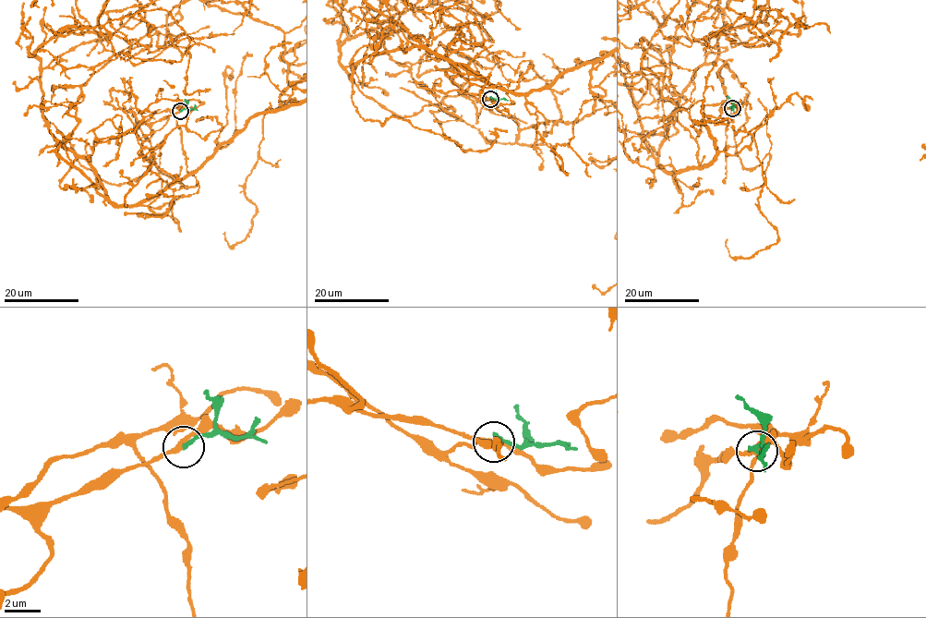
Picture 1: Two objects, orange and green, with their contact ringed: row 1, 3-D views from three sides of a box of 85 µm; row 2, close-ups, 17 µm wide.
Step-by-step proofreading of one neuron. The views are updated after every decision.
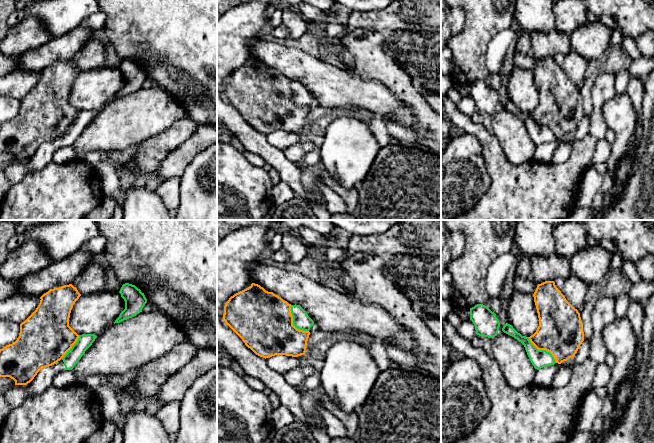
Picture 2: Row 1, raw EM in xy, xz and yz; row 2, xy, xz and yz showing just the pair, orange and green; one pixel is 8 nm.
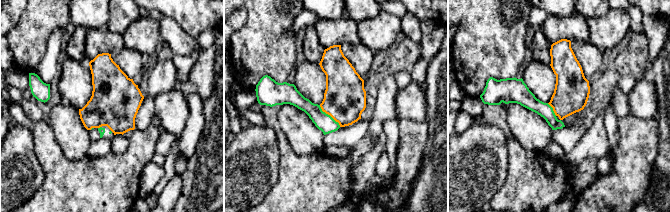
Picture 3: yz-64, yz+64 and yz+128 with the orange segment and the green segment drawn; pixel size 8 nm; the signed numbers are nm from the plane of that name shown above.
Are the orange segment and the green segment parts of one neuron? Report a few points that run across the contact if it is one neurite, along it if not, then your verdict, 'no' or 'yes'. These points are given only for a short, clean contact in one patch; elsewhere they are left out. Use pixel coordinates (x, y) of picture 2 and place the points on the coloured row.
xz (291, 305), (292, 323), (297, 328), (308, 331) | no

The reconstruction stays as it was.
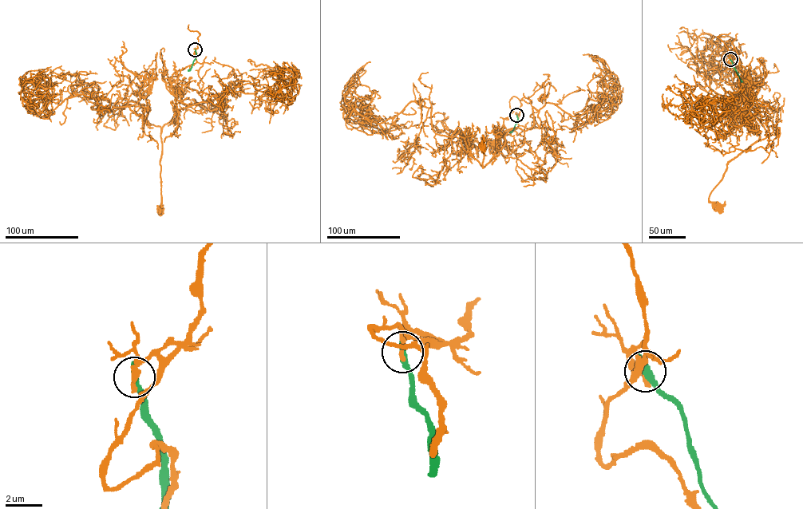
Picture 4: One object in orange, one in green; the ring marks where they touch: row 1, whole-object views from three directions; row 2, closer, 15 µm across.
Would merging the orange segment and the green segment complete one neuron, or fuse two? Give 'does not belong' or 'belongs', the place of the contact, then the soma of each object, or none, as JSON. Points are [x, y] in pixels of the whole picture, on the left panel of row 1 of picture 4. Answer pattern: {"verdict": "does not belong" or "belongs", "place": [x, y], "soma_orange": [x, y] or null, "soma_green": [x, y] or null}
{"verdict": "does not belong", "place": [195, 49], "soma_orange": [160, 210], "soma_green": null}

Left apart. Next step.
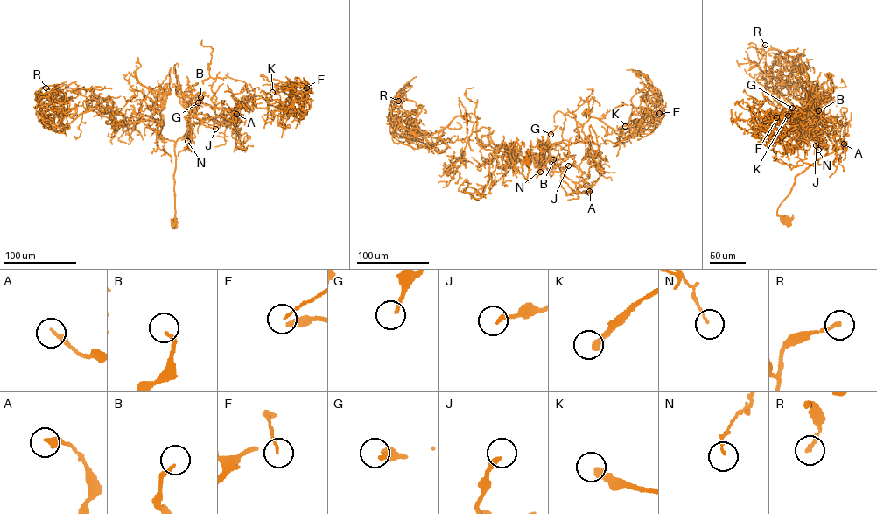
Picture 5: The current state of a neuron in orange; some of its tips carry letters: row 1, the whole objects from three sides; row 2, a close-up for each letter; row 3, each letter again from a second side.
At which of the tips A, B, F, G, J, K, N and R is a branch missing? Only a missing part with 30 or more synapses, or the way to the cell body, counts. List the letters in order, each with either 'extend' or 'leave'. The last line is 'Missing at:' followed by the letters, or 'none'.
A: leave
B: extend
F: leave
G: leave
J: leave
K: extend
N: leave
R: leave
Missing at: B, K

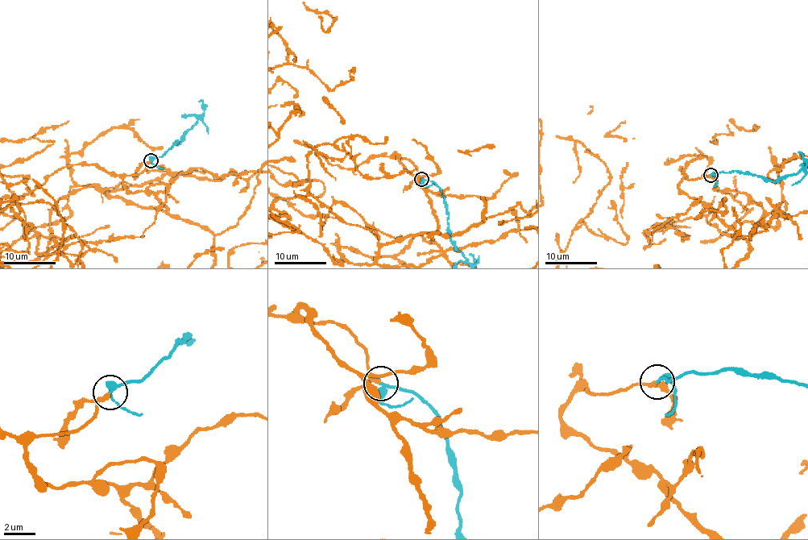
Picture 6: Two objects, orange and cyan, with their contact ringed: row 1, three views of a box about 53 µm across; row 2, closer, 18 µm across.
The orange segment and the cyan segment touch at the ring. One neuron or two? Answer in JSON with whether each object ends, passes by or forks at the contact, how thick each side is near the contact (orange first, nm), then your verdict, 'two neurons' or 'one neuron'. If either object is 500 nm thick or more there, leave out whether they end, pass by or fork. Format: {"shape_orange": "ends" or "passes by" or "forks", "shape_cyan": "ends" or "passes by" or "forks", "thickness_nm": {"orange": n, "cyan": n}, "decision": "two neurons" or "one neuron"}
{"shape_orange": "passes by", "shape_cyan": "passes by", "thickness_nm": {"orange": 200, "cyan": 220}, "decision": "one neuron"}

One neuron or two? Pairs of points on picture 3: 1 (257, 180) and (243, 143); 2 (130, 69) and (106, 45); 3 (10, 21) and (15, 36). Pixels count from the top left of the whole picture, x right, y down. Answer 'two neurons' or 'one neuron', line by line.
1: one neuron
2: one neuron
3: two neurons

